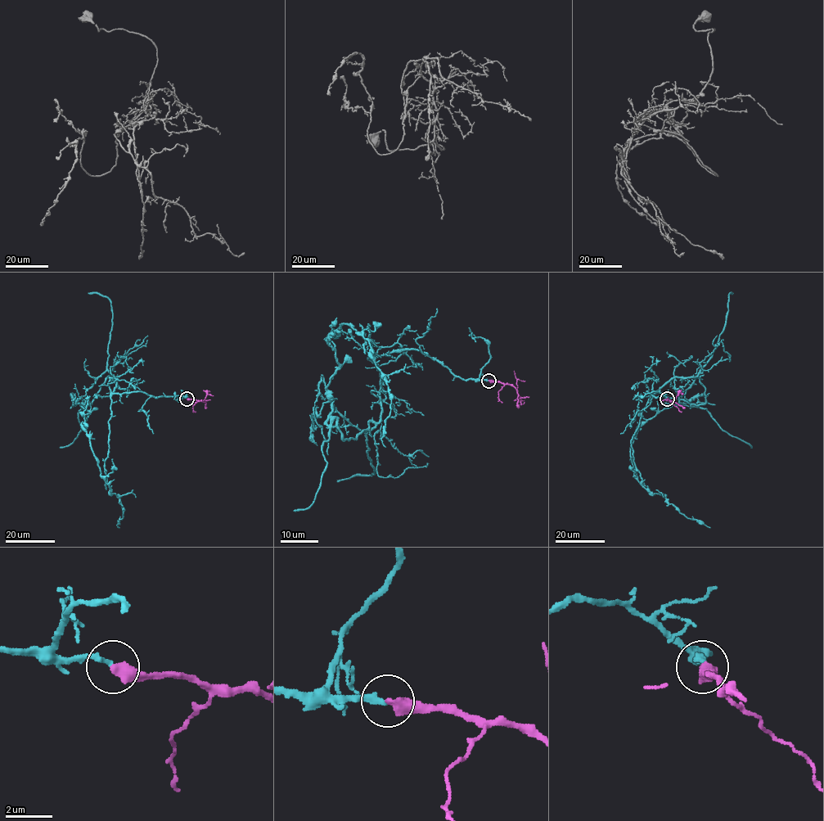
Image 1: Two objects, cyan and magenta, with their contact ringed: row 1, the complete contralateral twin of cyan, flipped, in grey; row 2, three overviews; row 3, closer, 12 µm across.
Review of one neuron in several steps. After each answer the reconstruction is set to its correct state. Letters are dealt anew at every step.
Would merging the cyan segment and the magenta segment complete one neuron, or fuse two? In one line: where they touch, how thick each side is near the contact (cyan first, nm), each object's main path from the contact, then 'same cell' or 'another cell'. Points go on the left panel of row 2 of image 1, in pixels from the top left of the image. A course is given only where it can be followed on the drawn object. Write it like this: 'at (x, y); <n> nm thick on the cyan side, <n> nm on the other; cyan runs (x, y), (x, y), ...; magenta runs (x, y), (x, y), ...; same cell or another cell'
at (186, 399); 240 nm thick on the cyan side, 500 nm on the other; cyan runs (186, 398), (112, 393), (117, 377), (109, 376), (81, 405), (101, 476), (121, 504), (119, 527); magenta runs (186, 398), (203, 401), (207, 393), (210, 394); same cell

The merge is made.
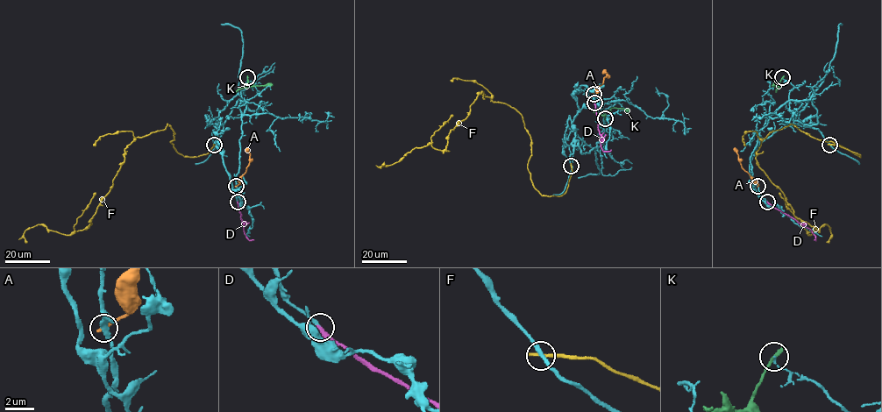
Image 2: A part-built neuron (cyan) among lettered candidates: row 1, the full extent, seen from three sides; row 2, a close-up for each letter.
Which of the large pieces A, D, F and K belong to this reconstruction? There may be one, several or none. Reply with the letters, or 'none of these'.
D

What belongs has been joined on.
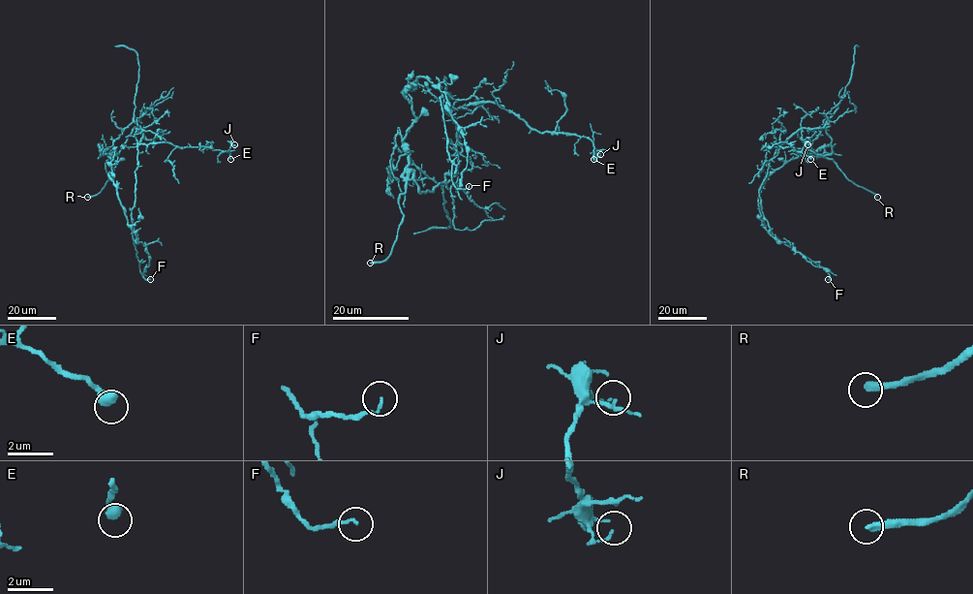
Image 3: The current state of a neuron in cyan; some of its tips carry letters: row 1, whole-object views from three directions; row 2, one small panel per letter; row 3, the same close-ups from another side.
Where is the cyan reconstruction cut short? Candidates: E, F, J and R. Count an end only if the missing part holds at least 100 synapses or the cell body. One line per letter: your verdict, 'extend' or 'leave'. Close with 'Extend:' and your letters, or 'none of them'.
E: leave
F: leave
J: leave
R: extend
Extend: R

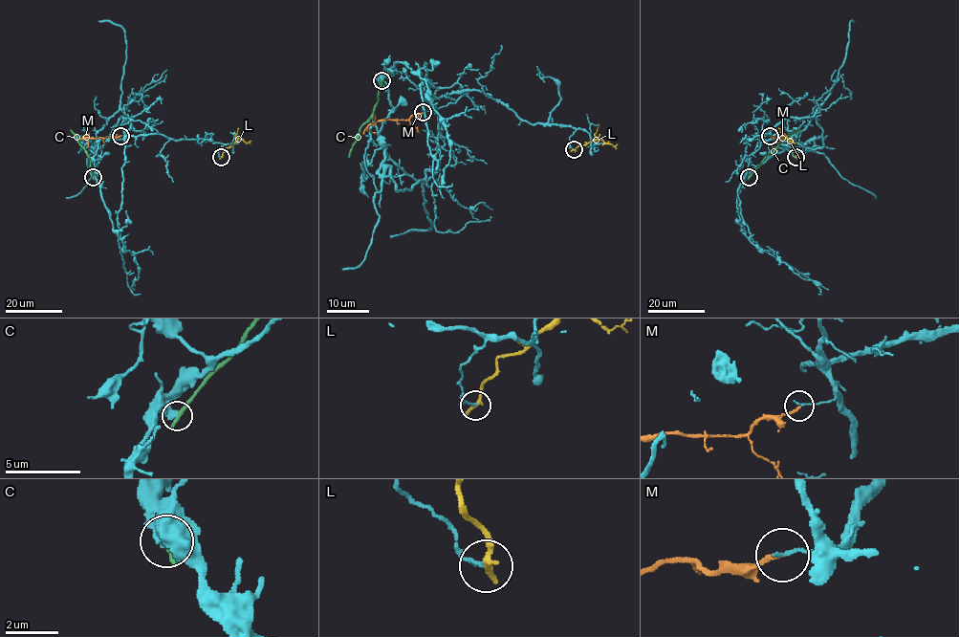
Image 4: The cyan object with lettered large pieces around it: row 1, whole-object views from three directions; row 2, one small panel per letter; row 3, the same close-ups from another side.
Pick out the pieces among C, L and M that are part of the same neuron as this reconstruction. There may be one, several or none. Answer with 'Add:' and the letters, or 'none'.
Add: none

